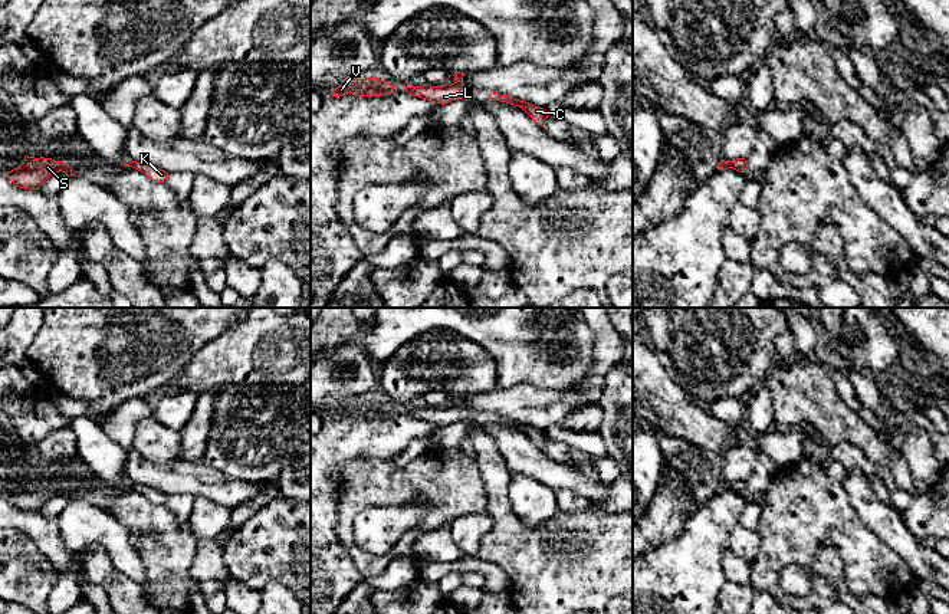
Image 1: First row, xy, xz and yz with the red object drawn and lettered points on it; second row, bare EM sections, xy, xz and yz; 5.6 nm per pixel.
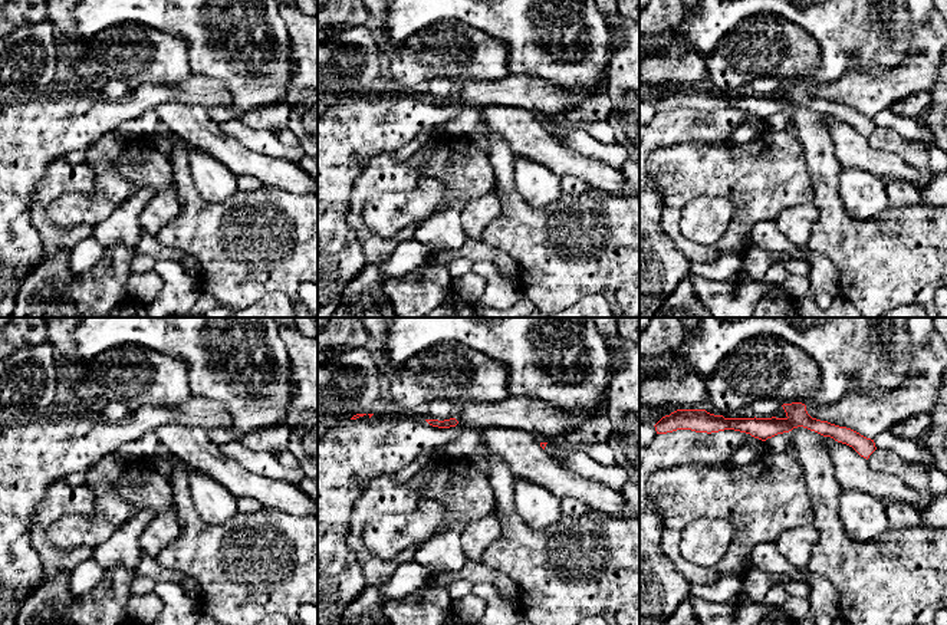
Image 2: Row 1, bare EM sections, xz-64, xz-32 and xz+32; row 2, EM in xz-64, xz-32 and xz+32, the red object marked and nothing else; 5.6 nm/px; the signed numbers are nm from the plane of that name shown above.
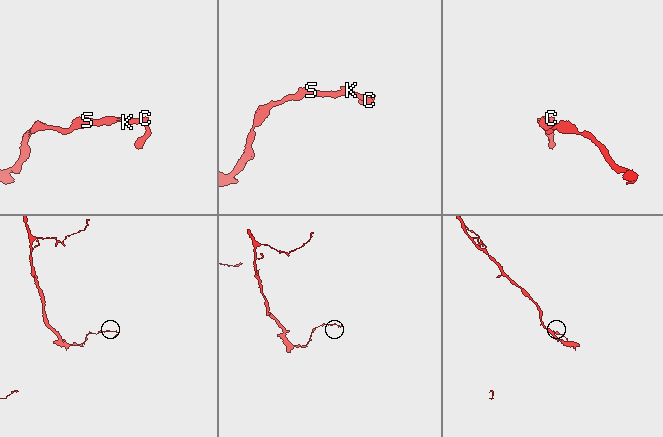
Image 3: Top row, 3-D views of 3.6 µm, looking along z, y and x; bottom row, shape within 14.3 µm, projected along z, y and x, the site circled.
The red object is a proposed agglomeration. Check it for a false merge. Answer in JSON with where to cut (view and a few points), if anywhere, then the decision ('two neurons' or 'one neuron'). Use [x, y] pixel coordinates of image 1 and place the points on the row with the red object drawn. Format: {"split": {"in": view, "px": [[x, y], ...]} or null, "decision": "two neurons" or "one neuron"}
{"split": null, "decision": "one neuron"}

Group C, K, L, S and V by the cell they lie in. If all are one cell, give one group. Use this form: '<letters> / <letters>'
C K L S V

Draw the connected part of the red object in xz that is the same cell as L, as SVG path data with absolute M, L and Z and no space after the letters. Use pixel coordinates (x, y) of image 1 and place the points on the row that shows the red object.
M456 72L453 75L454 75L454 82L451 85L449 83L441 86L430 86L430 85L405 86L404 85L404 89L413 96L418 96L418 98L427 99L434 104L441 104L441 105L446 105L456 99L470 101L476 98L473 92L470 92L469 89L463 86L463 76L466 73Z

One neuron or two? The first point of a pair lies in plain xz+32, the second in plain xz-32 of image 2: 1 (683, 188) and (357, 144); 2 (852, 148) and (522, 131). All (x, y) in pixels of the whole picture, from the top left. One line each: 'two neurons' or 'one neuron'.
1: two neurons
2: one neuron

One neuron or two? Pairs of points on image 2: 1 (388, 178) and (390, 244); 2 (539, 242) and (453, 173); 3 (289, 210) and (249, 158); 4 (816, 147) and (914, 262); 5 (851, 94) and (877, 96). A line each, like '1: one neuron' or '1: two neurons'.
1: one neuron
2: two neurons
3: two neurons
4: one neuron
5: one neuron

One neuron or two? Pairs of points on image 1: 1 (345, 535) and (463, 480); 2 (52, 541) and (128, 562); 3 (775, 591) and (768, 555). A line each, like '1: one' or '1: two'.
1: one
2: two
3: one

